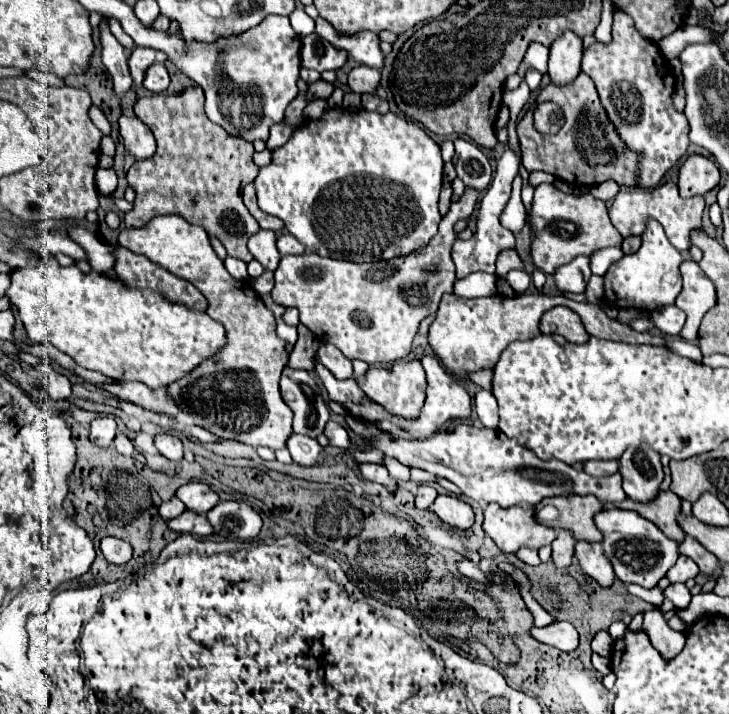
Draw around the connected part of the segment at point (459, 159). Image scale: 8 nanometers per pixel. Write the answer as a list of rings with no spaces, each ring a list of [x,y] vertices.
[[[455,138],[455,156],[453,166],[457,170],[457,176],[465,182],[465,186],[475,190],[485,190],[491,182],[491,166],[485,154],[469,140]]]

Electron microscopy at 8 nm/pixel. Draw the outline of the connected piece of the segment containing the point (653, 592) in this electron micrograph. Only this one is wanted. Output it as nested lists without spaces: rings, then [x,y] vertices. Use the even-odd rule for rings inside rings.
[[[627,584],[627,590],[639,598],[643,598],[645,602],[653,604],[653,606],[661,606],[663,602],[663,594],[661,594],[661,588],[643,588],[639,584]]]

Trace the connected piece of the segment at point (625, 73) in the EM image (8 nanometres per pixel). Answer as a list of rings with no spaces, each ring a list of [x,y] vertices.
[[[621,10],[613,12],[613,42],[593,44],[583,52],[581,70],[595,82],[601,104],[615,124],[619,138],[627,144],[631,152],[639,156],[637,160],[637,186],[655,188],[669,168],[687,152],[687,118],[679,114],[671,104],[673,94],[673,74],[667,60],[661,56],[655,42],[641,36],[631,16]]]

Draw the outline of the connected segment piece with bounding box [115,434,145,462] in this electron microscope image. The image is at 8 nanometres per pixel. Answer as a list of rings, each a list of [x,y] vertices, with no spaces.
[[[117,434],[117,436],[115,436],[115,450],[117,450],[119,454],[123,454],[123,456],[131,456],[131,458],[135,458],[135,460],[139,460],[139,462],[145,462],[145,456],[139,454],[139,452],[133,448],[131,440],[129,440],[127,436],[123,436],[123,434]]]

